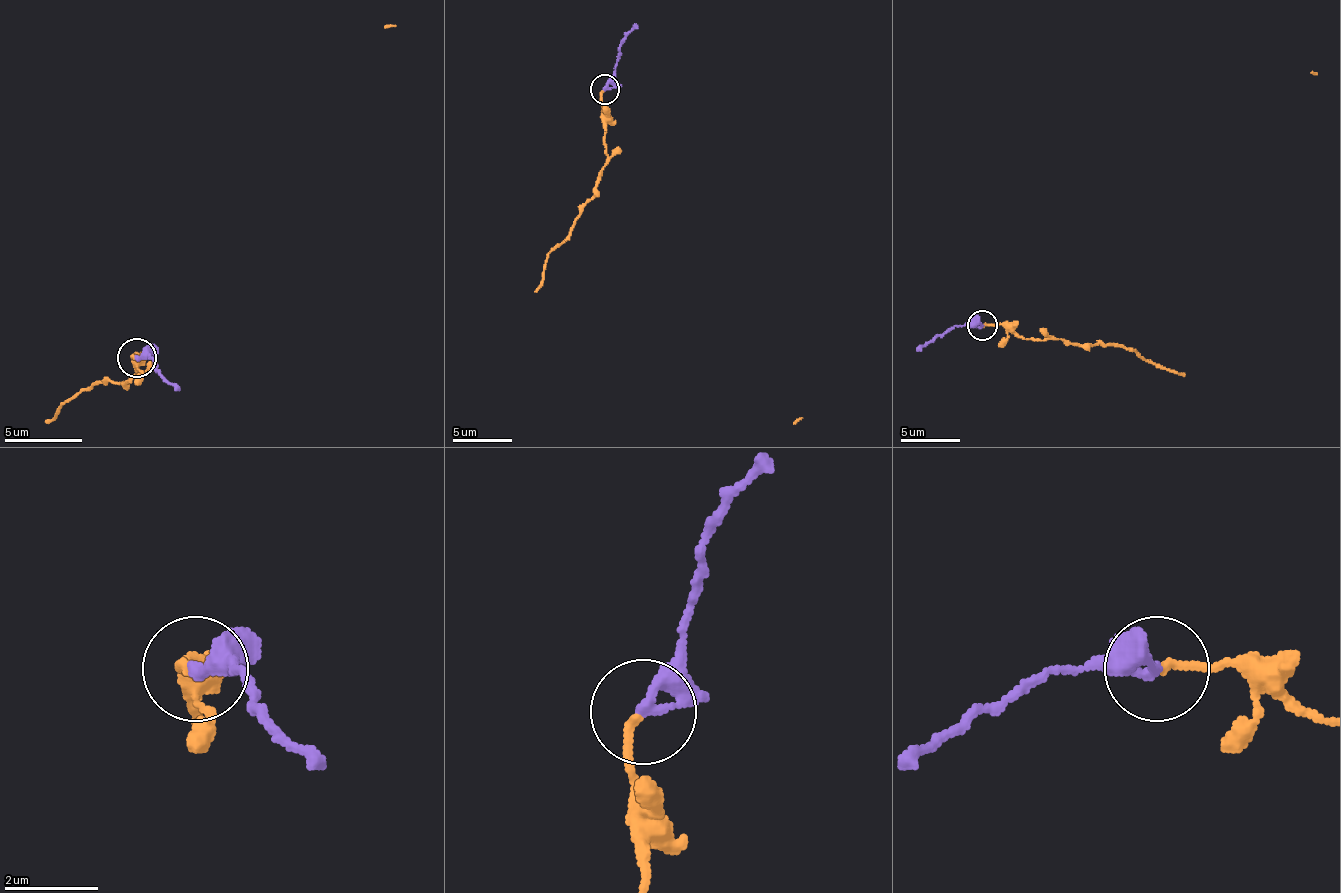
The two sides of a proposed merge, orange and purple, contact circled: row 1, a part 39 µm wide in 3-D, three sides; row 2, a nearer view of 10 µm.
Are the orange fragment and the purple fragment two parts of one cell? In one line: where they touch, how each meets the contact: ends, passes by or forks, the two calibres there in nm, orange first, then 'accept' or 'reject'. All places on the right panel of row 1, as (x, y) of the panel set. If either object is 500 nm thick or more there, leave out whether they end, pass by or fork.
(982, 325) | orange ends | purple ends | 180/320 nm | accept

